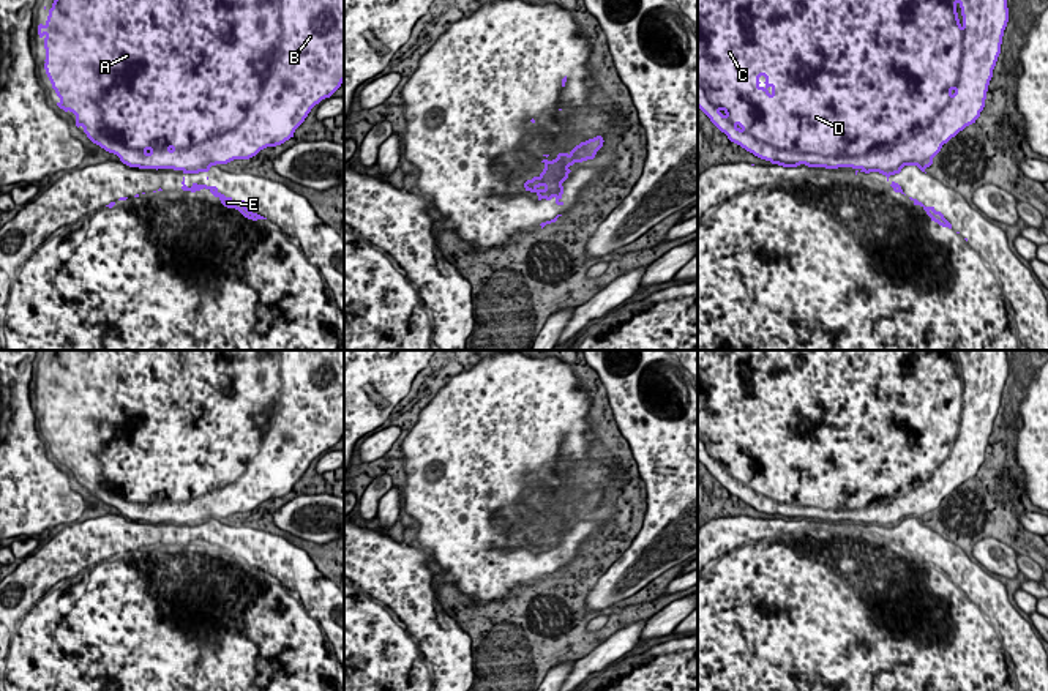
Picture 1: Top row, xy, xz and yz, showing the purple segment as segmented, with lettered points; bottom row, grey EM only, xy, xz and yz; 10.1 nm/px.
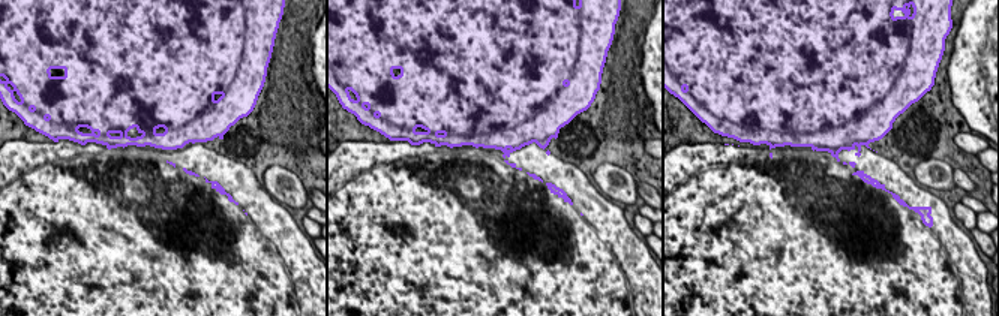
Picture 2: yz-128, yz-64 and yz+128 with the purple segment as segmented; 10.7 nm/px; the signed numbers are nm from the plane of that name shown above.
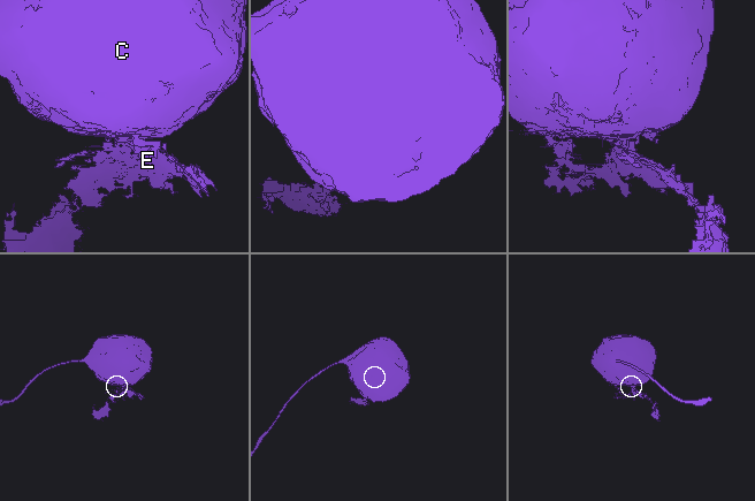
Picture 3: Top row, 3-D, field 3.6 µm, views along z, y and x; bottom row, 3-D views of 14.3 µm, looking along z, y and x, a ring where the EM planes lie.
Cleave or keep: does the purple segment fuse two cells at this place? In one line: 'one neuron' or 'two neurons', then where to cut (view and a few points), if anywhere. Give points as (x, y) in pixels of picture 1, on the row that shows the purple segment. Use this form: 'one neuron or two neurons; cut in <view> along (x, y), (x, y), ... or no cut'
two neurons; cut in yz along (933, 155), (922, 161), (906, 161), (894, 171), (862, 169)

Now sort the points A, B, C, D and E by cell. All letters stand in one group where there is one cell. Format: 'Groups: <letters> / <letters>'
Groups: A B C D / E

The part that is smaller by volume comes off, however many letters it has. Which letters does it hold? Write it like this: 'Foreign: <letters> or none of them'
Foreign: E

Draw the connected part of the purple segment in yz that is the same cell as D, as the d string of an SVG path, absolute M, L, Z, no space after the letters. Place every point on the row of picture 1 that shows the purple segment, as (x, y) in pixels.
M698 0L698 107L710 118L710 121L728 136L728 139L754 156L783 164L805 164L810 167L852 167L876 169L879 172L898 170L903 164L917 161L923 162L936 156L942 145L955 137L966 126L975 123L985 107L986 92L993 77L1004 30L1009 22L1007 0Z

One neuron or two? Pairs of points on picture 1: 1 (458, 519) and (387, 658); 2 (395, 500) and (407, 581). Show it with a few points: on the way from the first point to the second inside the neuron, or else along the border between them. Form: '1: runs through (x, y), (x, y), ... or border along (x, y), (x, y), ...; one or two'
1: border along (420, 546), (431, 560); two
2: border along (379, 527), (385, 532); two

